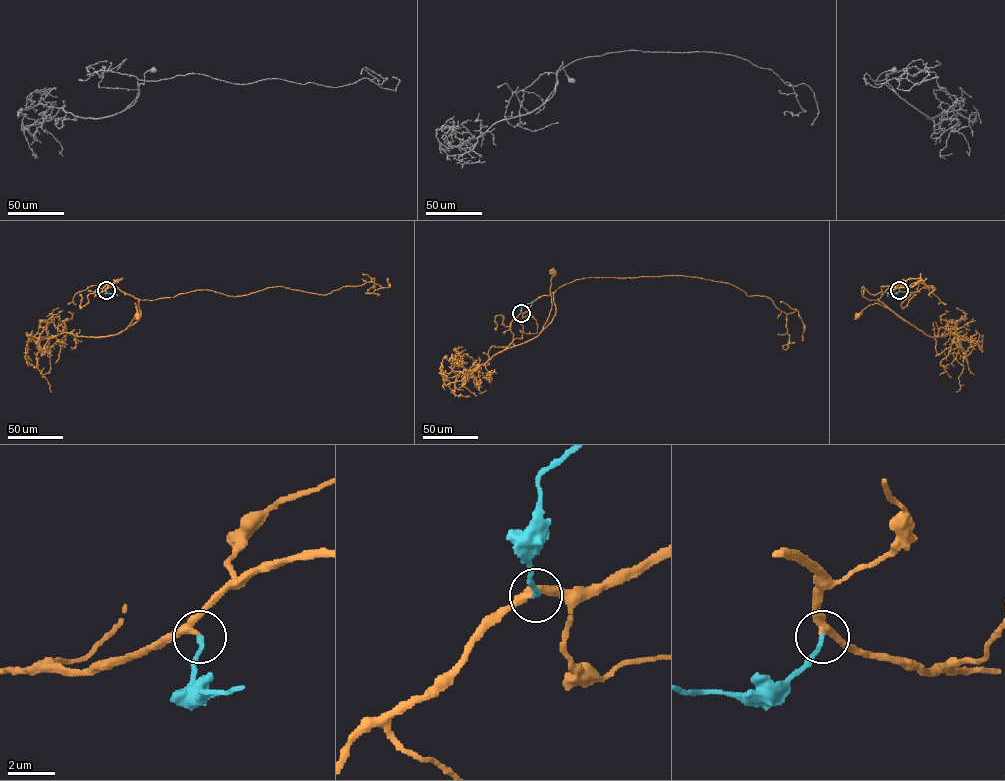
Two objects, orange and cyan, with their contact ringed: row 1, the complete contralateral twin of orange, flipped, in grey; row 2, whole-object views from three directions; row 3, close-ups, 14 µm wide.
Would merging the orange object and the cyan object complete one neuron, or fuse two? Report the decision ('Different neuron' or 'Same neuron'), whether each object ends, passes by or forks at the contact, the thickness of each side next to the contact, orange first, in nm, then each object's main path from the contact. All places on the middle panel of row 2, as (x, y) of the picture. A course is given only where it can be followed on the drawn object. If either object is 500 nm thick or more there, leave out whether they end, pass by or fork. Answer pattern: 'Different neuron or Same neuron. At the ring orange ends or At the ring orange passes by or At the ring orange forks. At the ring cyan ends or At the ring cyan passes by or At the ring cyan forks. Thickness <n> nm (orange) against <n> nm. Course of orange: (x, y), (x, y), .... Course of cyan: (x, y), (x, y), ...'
Same neuron. At the ring orange passes by. At the ring cyan ends. Thickness 260 nm (orange) against 200 nm. Course of orange: (521, 313), (538, 297), (554, 292), (552, 321), (543, 329), (551, 308), (553, 271). Course of cyan: (521, 313), (521, 308), (533, 301)

